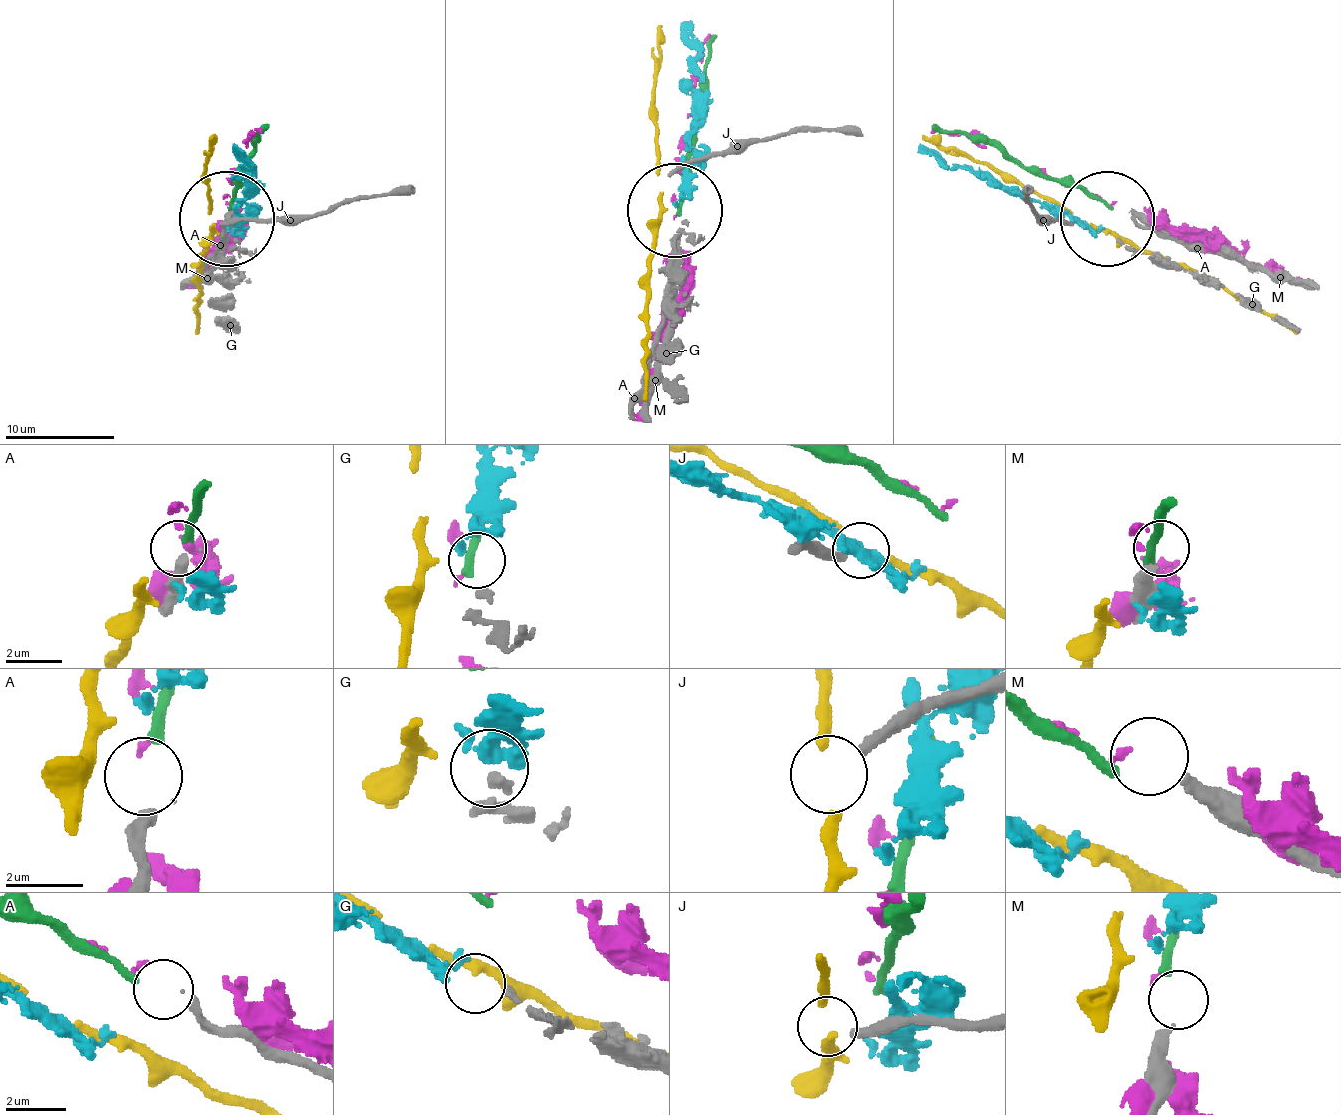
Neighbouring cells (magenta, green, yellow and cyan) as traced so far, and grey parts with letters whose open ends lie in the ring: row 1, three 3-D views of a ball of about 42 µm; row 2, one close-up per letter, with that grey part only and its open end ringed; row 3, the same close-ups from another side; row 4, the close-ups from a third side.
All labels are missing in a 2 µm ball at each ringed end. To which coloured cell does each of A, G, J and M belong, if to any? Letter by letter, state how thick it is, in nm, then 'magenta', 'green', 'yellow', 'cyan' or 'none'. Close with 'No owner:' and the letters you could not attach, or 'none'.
A: 140 nm | green
G: 240 nm | cyan
J: 320 nm | none
M: 360 nm | none
No owner: J, M

